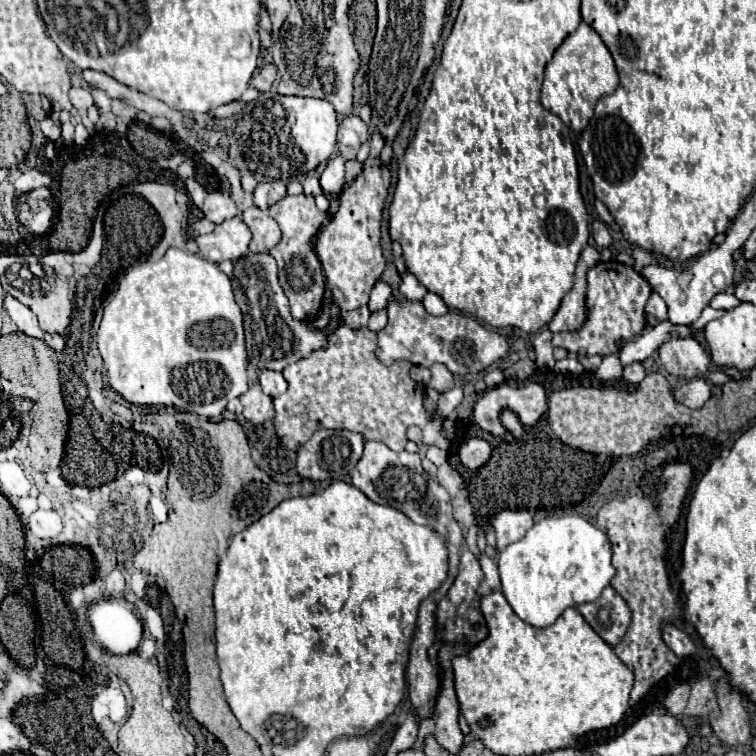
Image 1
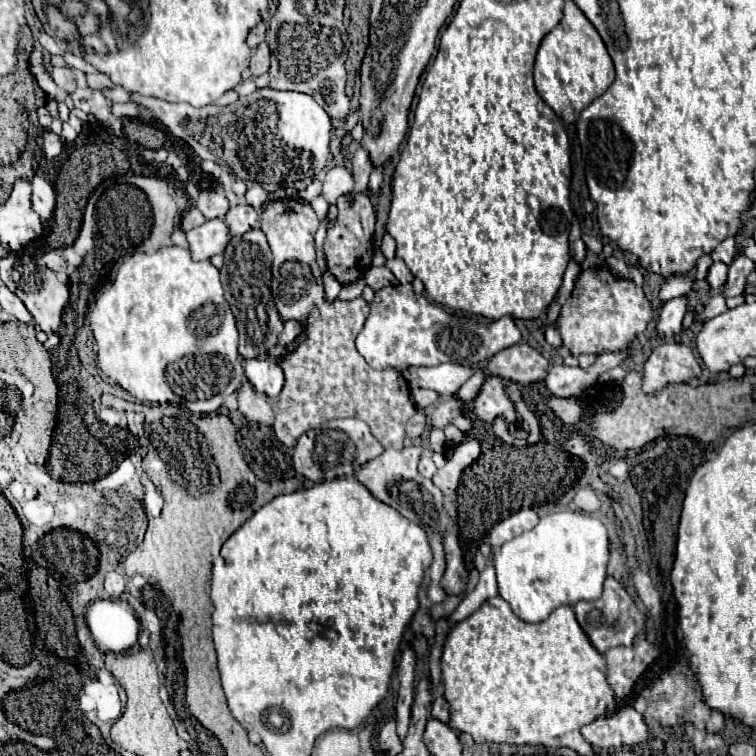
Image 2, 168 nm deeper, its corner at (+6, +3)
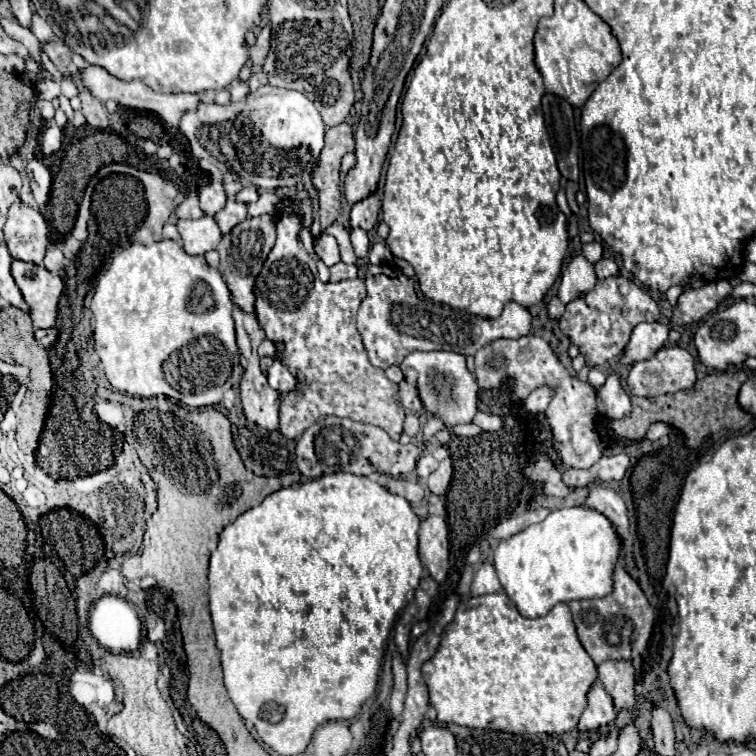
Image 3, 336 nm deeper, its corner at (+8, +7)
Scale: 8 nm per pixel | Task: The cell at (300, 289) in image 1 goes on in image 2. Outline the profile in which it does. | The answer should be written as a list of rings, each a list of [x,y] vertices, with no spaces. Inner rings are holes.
[[[276,201],[262,207],[260,229],[266,233],[274,253],[272,261],[272,295],[282,321],[294,319],[304,327],[304,337],[294,351],[280,361],[286,369],[282,393],[274,399],[272,409],[276,421],[272,425],[278,441],[294,447],[296,439],[308,429],[320,427],[330,419],[358,417],[370,425],[372,435],[390,449],[402,449],[402,429],[416,413],[410,403],[408,385],[400,371],[372,369],[356,351],[354,339],[360,333],[370,305],[356,297],[352,301],[326,301],[322,287],[322,271],[316,263],[314,233],[318,217],[310,205],[298,201]]]

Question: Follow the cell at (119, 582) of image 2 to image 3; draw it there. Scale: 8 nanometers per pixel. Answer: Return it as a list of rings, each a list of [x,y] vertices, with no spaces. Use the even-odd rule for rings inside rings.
[[[108,569],[108,571],[104,573],[102,587],[104,587],[106,593],[122,593],[124,579],[122,579],[122,575],[120,575],[116,569]]]

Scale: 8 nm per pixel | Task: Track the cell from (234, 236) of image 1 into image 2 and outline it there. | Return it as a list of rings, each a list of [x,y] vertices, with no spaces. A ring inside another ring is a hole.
[[[212,219],[196,229],[190,229],[186,233],[186,239],[190,243],[192,259],[202,261],[202,259],[210,259],[212,255],[224,253],[226,245],[230,241],[230,235],[228,235],[228,227],[222,219]]]

